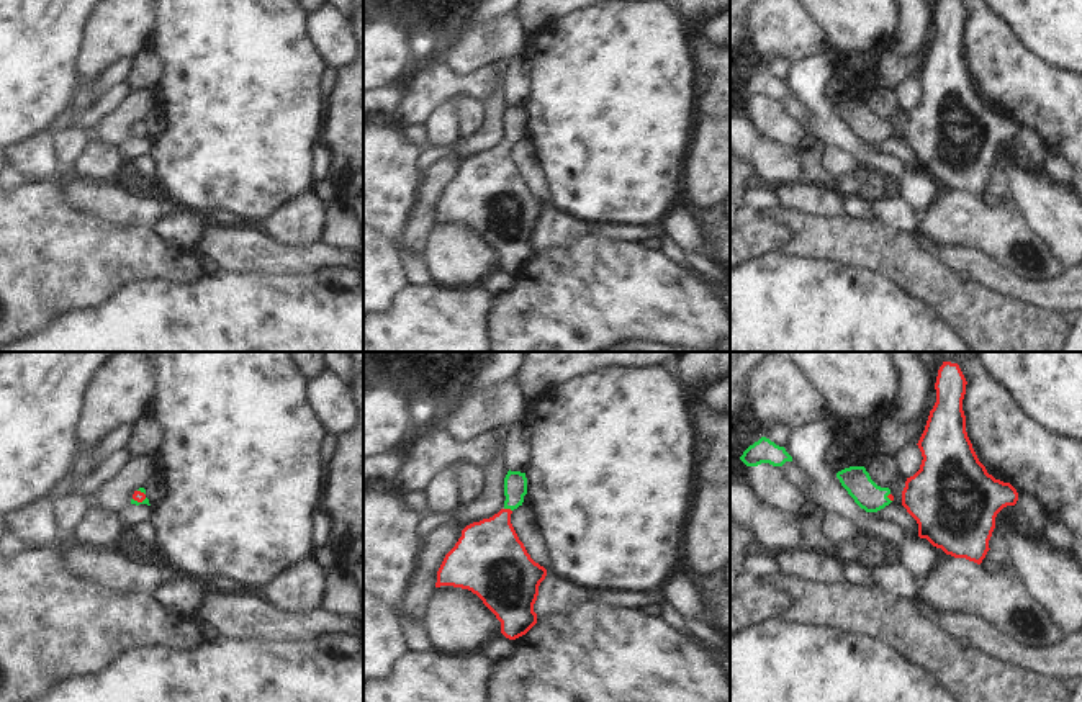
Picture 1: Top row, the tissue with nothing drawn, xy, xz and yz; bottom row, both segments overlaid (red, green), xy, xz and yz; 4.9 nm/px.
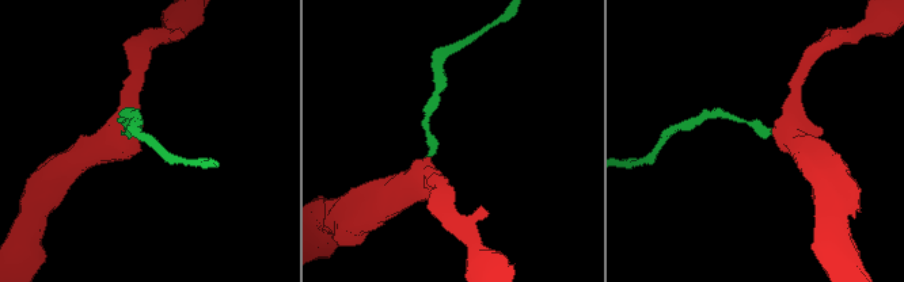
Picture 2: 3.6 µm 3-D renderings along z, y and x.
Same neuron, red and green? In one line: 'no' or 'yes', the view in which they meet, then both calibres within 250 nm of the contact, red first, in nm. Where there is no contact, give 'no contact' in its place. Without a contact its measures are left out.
yes; contact in xz; calibres 340 and 110 nm

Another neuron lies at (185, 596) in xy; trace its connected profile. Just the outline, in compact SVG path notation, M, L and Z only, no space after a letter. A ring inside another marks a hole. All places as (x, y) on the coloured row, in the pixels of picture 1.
M182 574L164 586L157 597L172 612L183 617L195 617L208 599L208 584L203 579Z

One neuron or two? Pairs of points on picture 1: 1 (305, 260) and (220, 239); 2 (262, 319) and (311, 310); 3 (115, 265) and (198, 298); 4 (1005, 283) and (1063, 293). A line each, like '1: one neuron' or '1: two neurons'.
1: one neuron
2: one neuron
3: two neurons
4: one neuron

